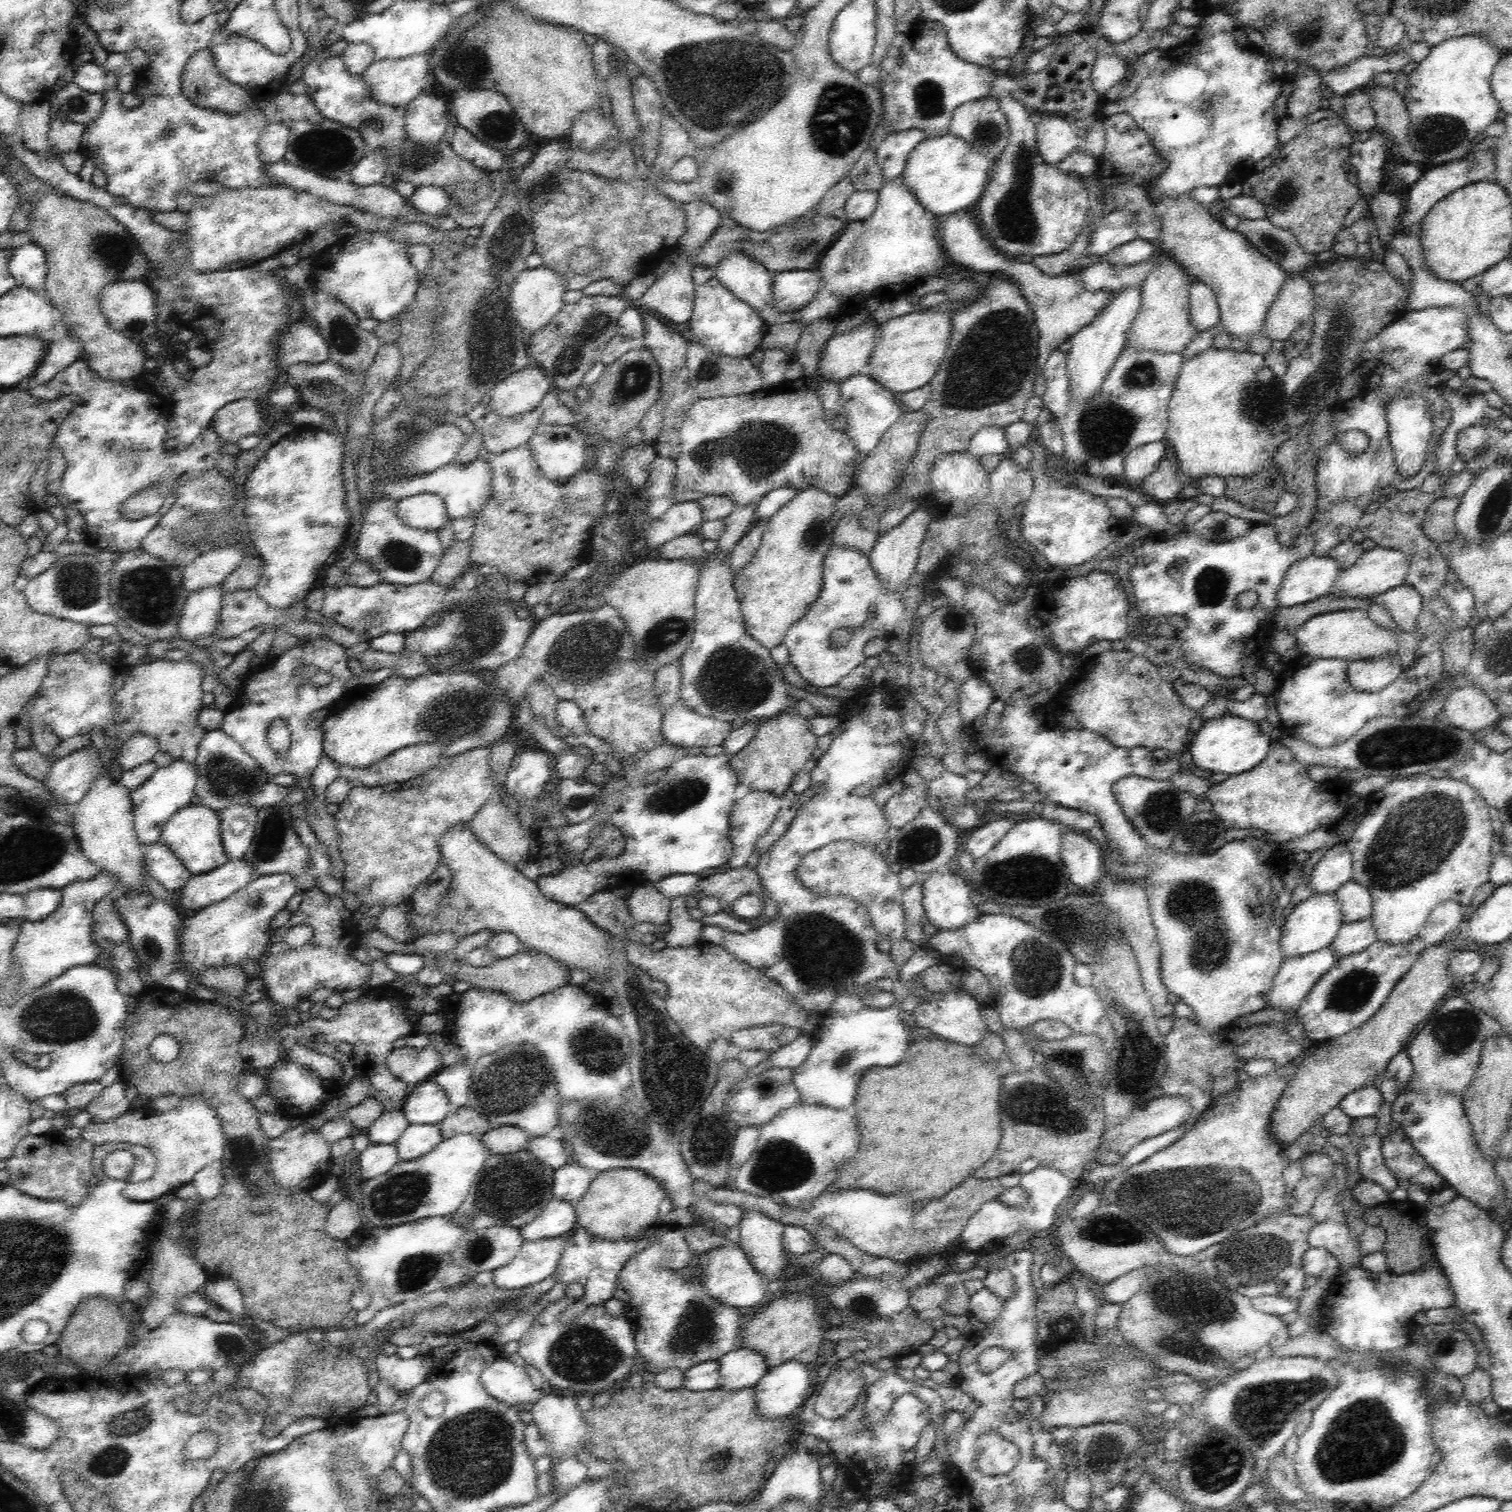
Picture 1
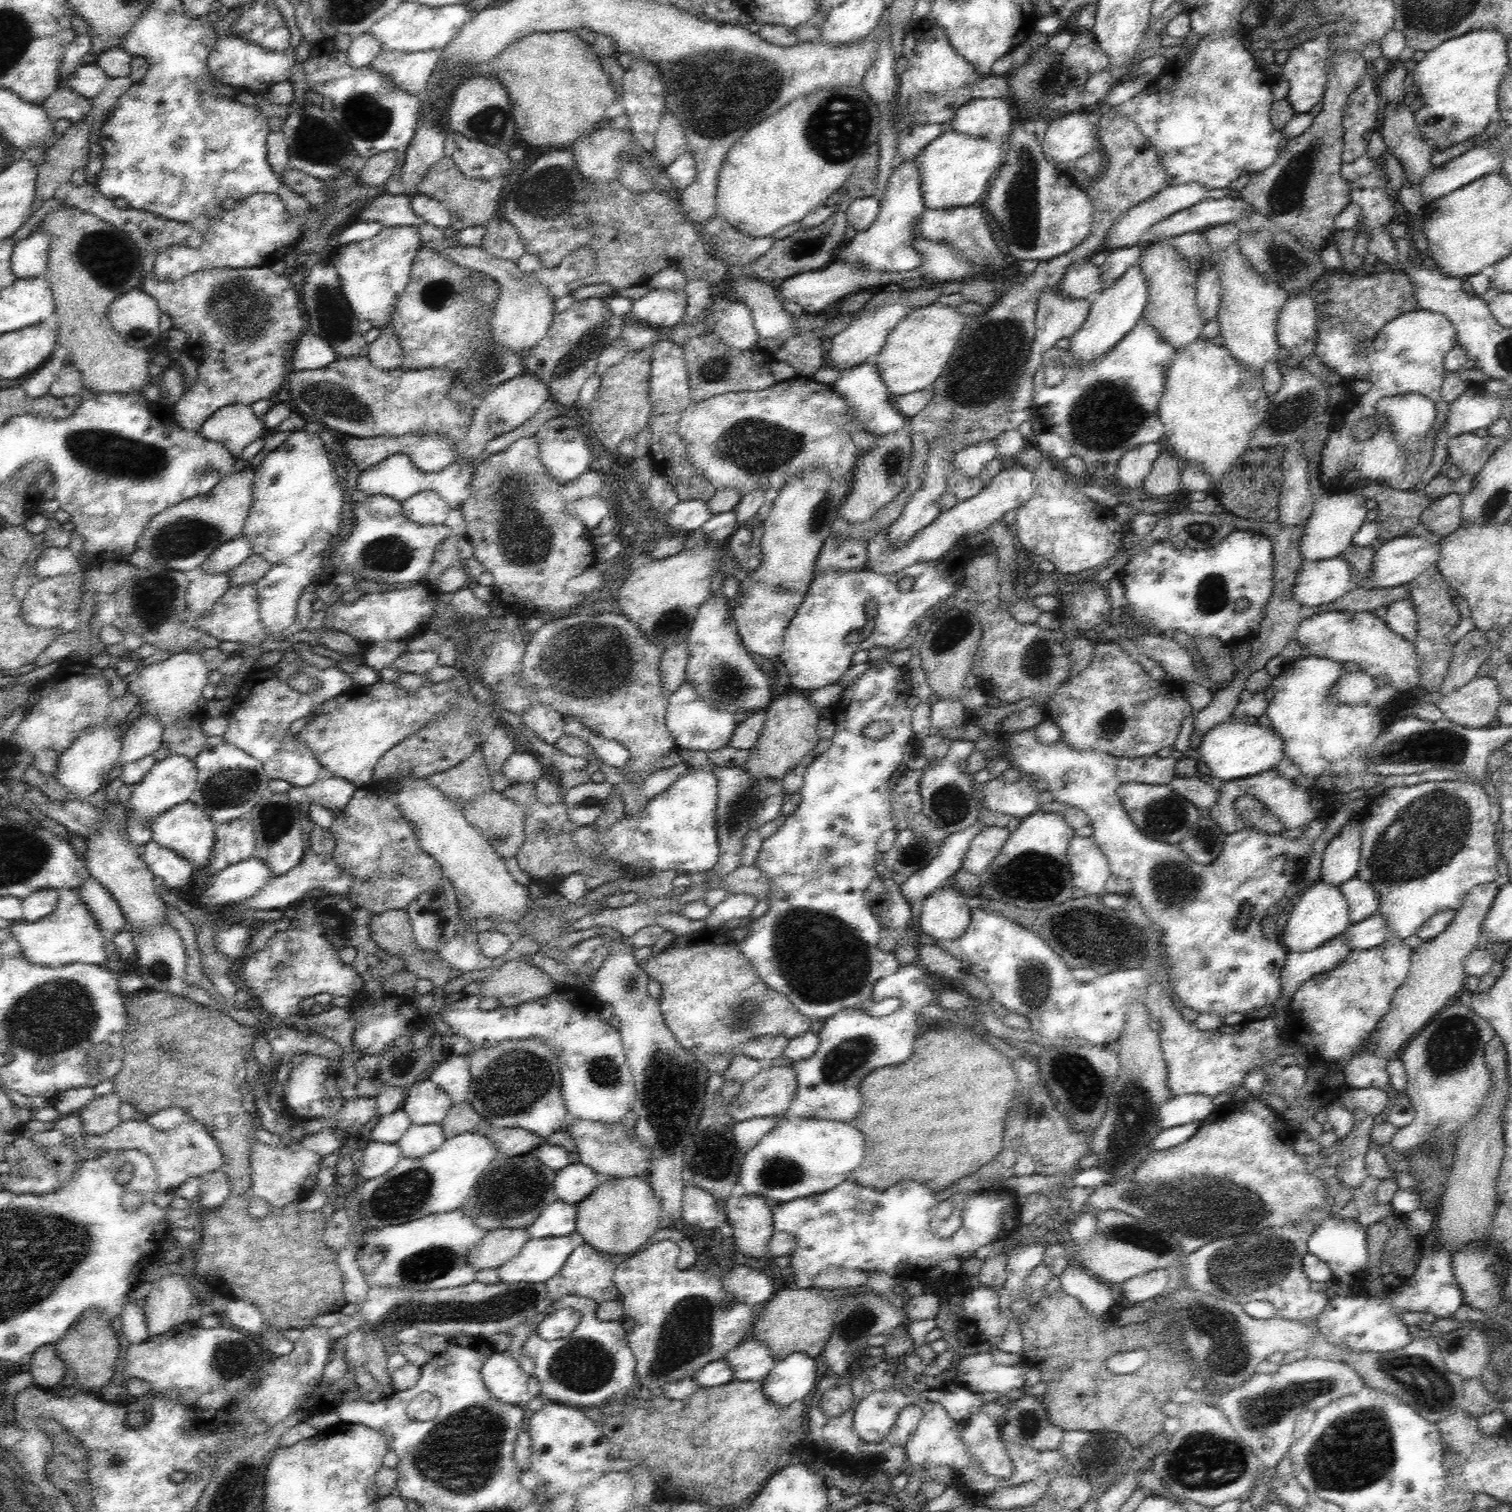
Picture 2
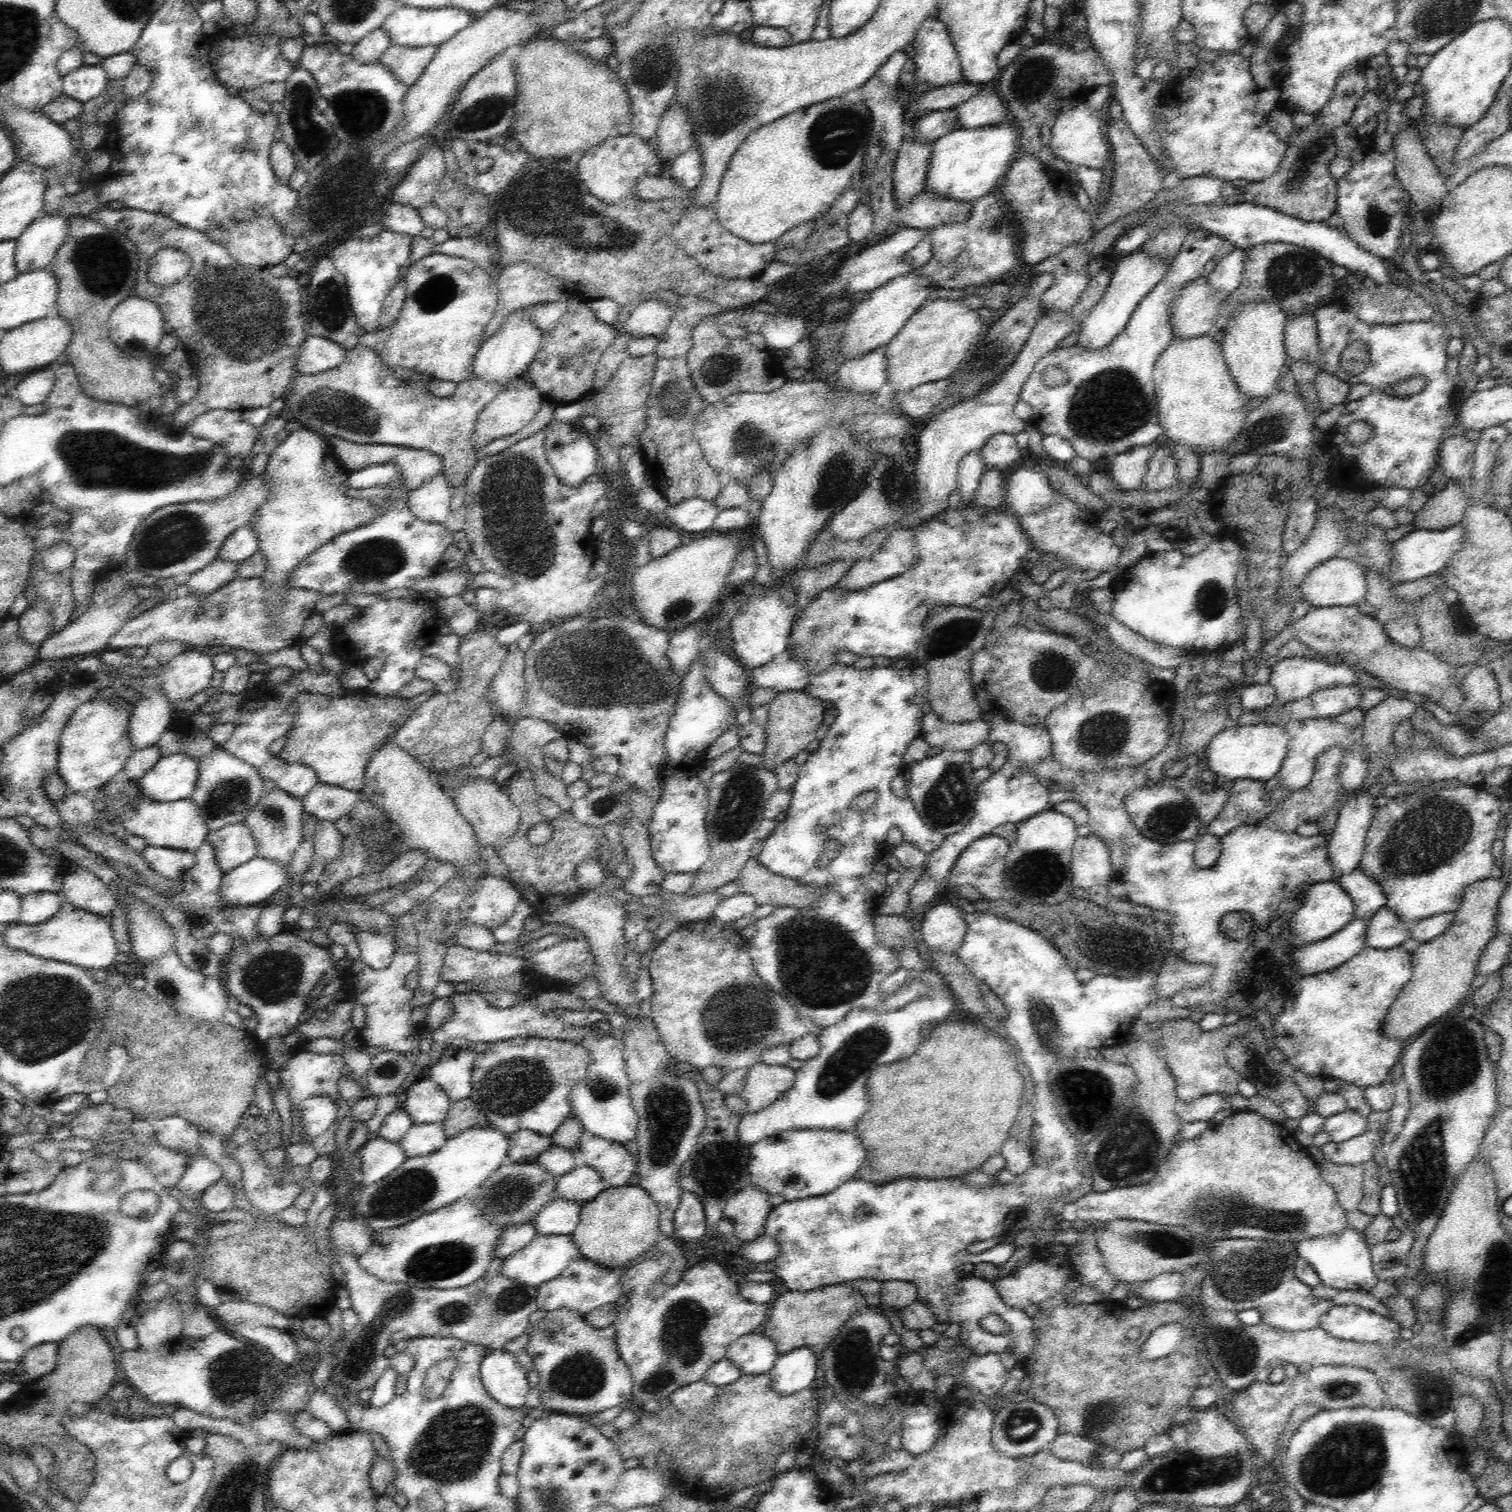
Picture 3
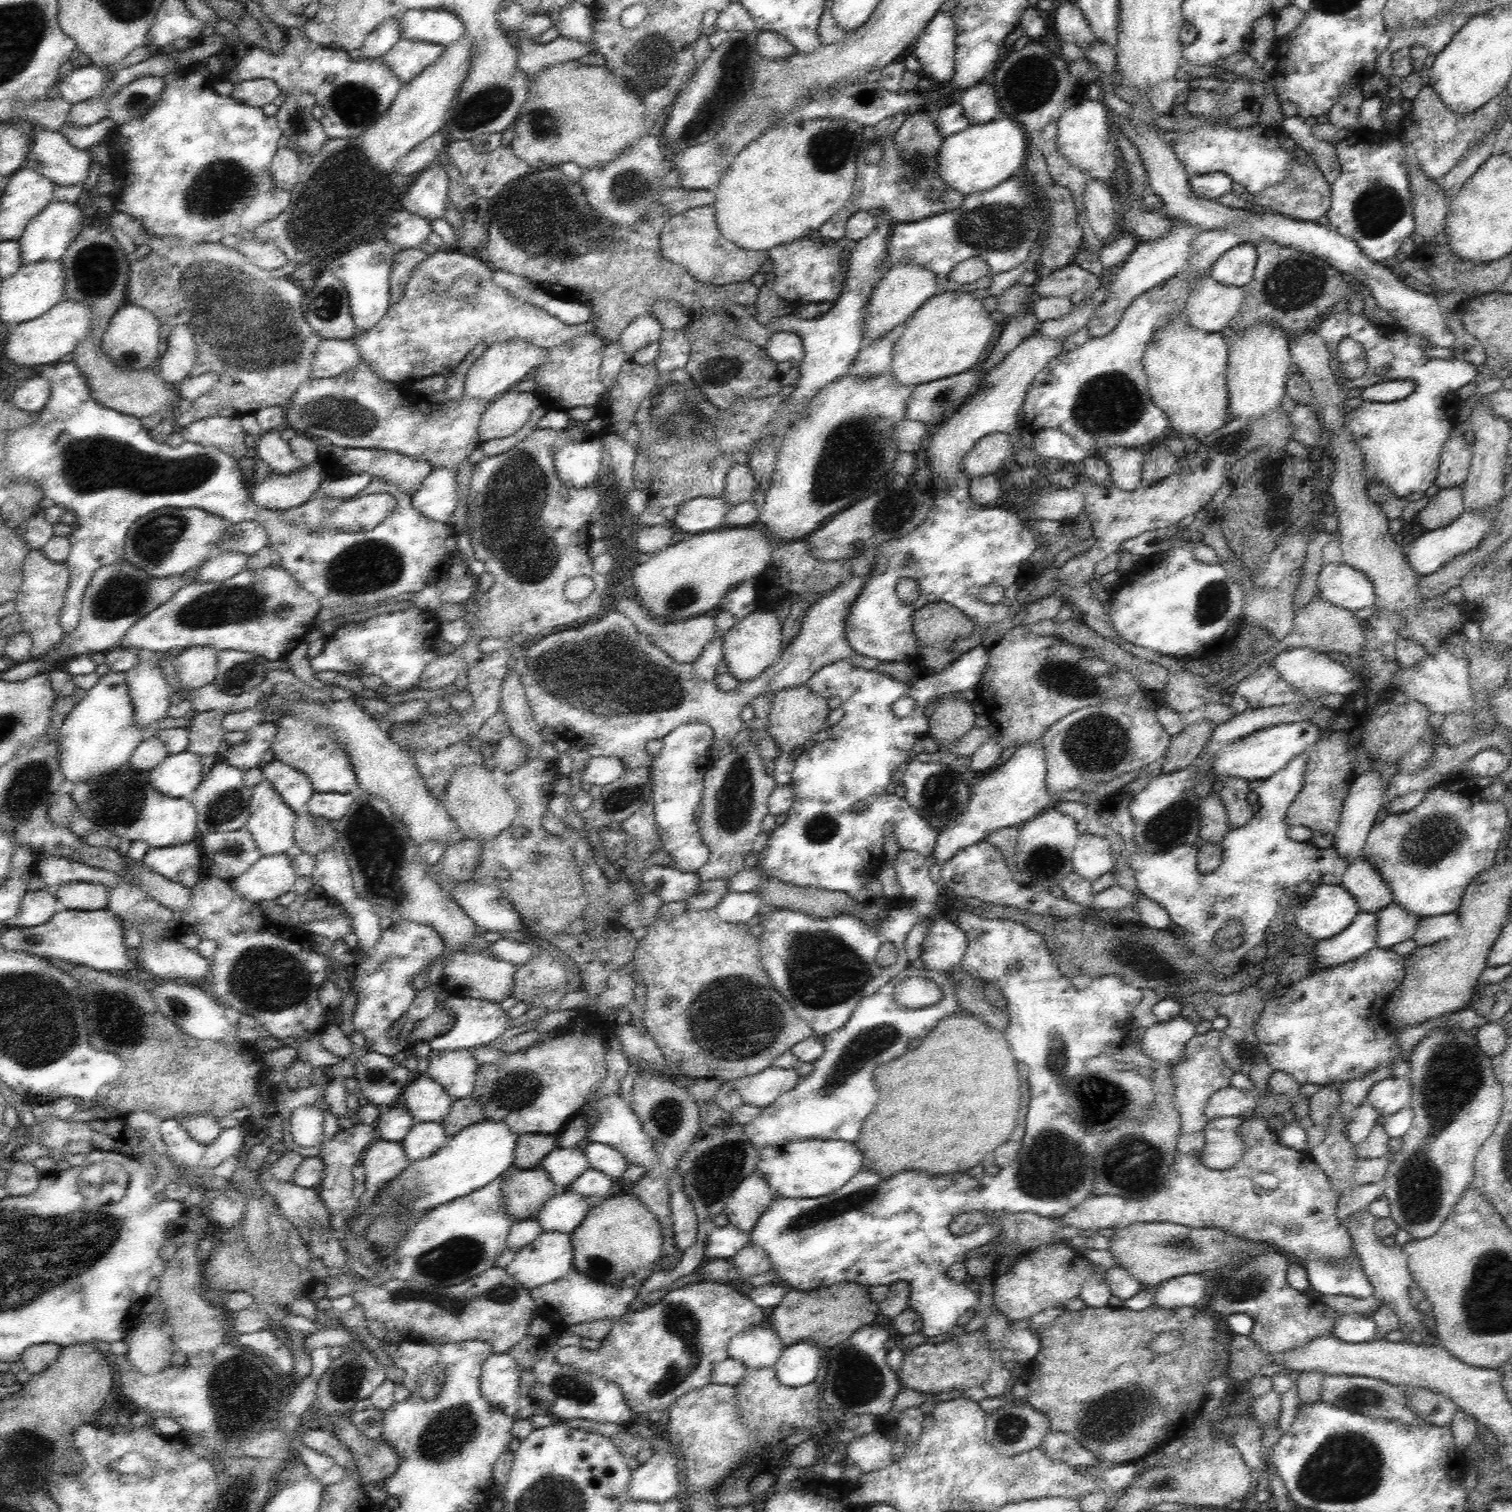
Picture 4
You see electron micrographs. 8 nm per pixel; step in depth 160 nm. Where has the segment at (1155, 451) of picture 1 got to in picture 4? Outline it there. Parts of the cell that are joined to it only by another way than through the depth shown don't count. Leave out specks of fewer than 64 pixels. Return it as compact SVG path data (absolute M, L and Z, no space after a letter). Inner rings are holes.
M1114 447L1104 454L1110 481L1115 488L1132 491L1142 488L1144 451L1139 448Z

